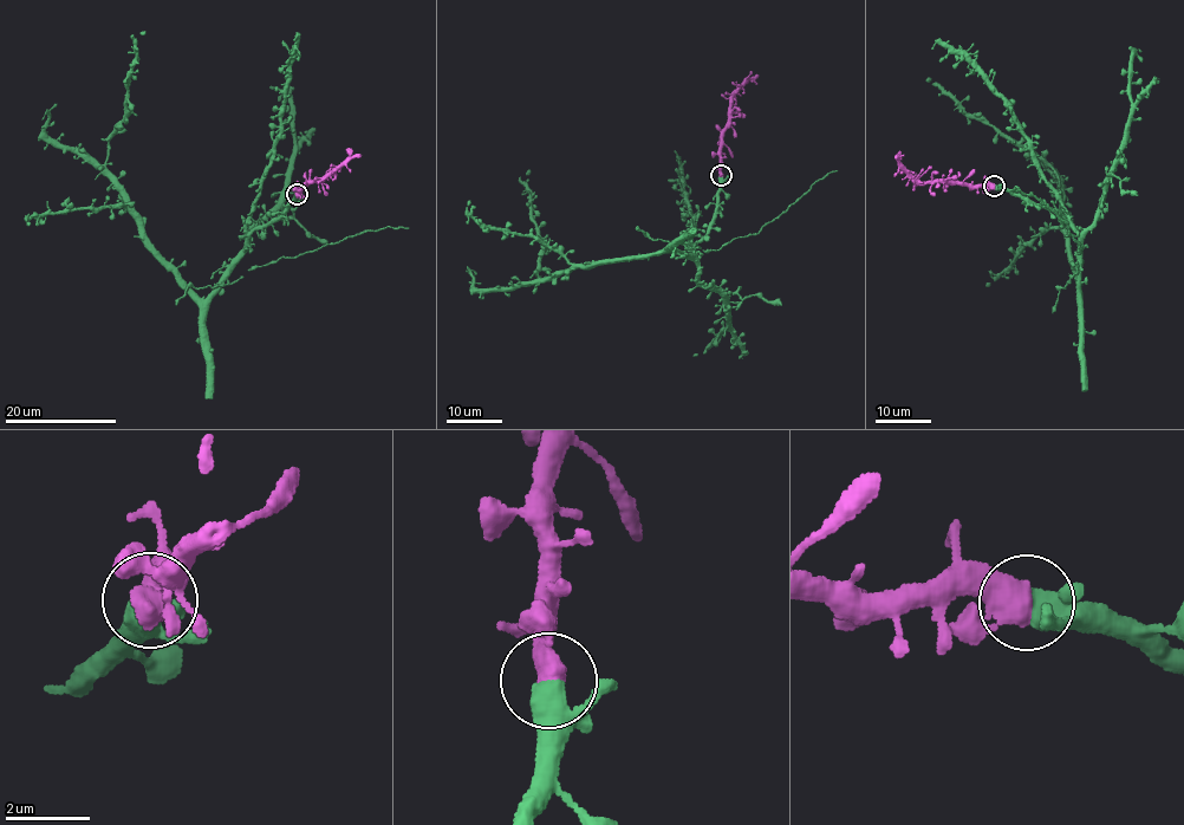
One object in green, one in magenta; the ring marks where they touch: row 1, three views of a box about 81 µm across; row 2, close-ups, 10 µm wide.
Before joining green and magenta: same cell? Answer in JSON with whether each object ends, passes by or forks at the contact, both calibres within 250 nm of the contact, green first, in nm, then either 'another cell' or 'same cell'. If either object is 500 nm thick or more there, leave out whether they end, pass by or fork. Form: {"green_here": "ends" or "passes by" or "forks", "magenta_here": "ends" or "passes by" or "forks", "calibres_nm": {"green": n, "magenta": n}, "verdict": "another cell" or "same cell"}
{"calibres_nm": {"green": 360, "magenta": 650}, "verdict": "same cell"}

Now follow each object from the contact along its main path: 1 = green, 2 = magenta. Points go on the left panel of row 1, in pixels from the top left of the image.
1: (298, 194), (252, 233), (228, 275), (199, 297), (154, 247), (105, 167), (125, 114), (132, 36), (145, 33)
2: (298, 194), (307, 183), (334, 173), (351, 157), (362, 155)

